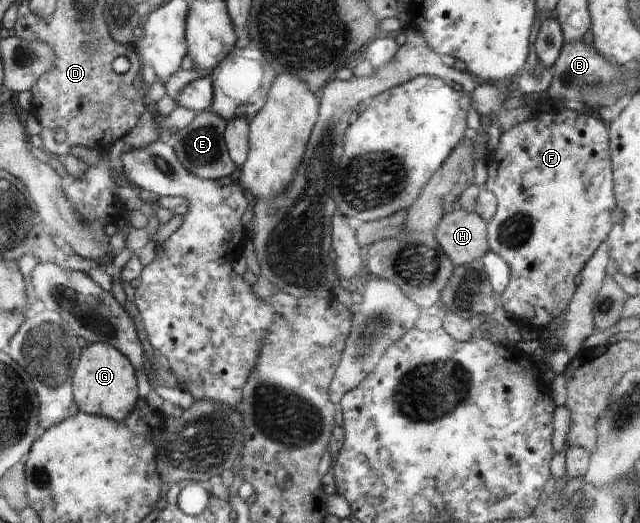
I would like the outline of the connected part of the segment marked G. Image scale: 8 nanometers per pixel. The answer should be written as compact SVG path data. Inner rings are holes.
M102 342L84 347L79 367L73 375L72 391L79 411L115 420L126 418L140 401L133 363L118 348Z

